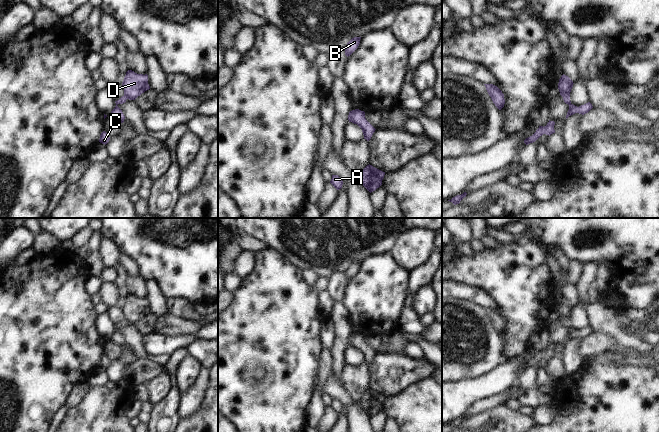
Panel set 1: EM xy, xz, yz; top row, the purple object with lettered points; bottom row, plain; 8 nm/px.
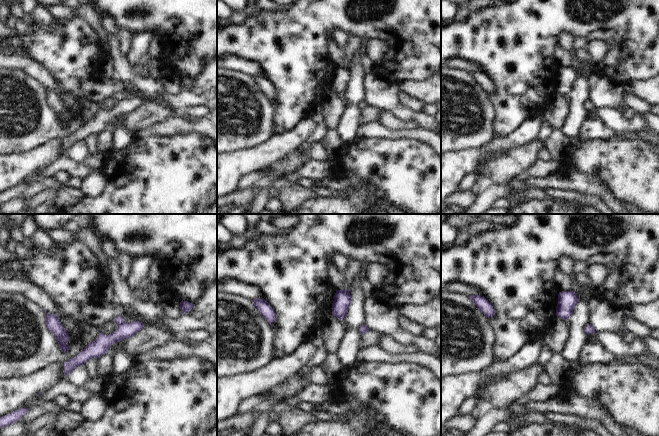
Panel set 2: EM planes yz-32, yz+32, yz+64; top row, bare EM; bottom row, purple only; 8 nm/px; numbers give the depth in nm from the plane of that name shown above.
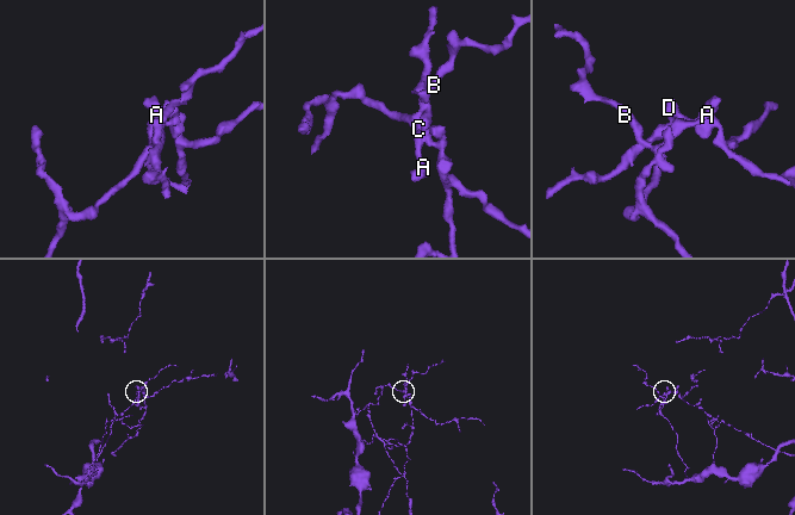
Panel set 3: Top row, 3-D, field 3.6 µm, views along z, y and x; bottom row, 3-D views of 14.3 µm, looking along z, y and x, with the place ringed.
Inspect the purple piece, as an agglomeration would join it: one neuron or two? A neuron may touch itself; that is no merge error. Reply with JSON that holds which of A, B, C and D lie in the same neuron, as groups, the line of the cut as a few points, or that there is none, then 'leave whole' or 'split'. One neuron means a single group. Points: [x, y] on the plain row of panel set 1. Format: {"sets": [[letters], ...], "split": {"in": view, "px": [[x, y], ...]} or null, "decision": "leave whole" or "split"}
{"sets": [["A", "B", "C"], ["D"]], "split": {"in": "yz", "px": [[569, 318], [562, 320]]}, "decision": "split"}

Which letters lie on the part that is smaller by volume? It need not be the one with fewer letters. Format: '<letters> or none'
D

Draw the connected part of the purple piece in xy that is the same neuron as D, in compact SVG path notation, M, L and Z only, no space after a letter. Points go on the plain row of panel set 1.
M128 294L122 306L124 319L129 324L135 324L142 317L150 313L148 308L148 299L137 298Z

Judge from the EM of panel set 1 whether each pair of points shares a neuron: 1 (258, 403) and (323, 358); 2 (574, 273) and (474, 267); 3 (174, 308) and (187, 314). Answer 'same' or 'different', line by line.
1: different
2: different
3: same

